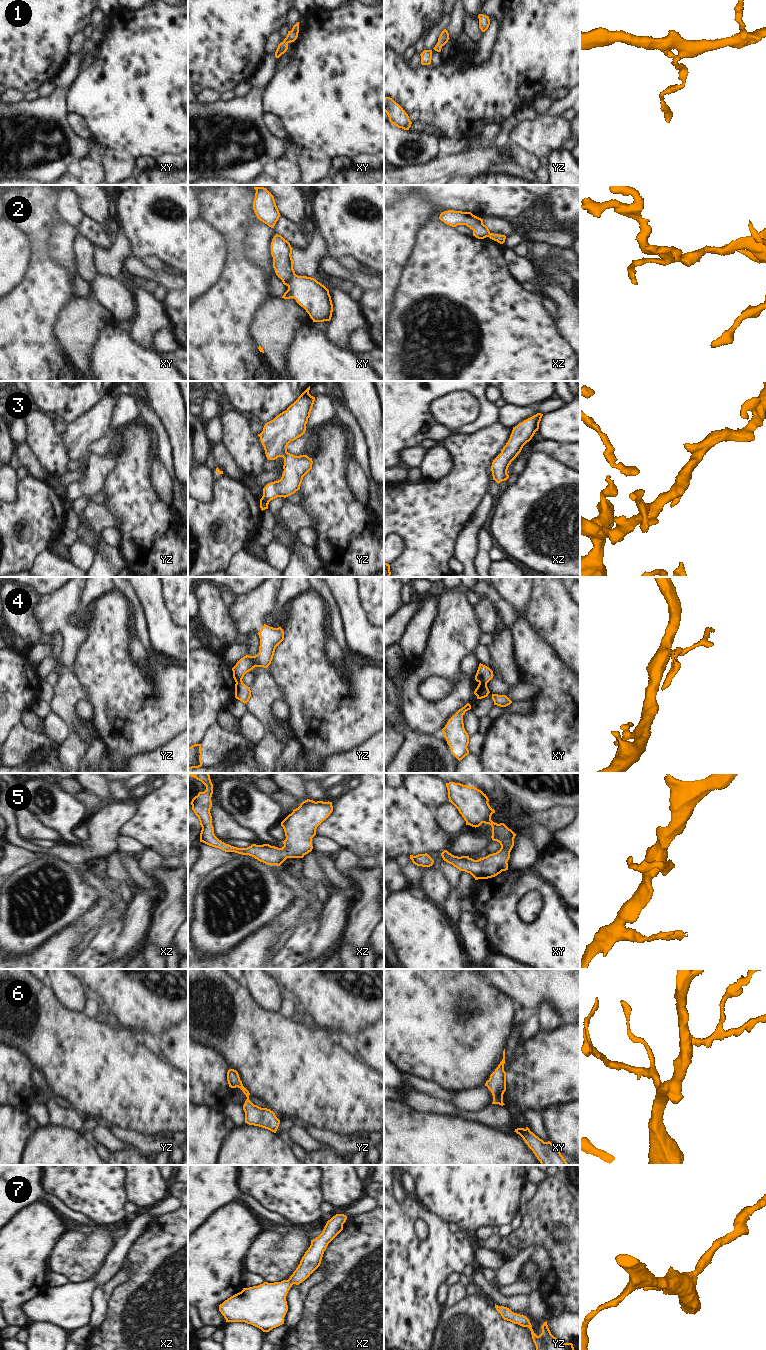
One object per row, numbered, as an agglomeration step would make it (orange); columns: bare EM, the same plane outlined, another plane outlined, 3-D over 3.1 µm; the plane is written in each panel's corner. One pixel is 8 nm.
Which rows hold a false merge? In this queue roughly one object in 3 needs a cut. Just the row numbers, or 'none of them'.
2, 4

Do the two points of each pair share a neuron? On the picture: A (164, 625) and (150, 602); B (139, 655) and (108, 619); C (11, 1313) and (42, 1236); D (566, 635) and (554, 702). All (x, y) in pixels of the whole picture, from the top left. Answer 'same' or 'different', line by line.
A: same
B: different
C: same
D: different

